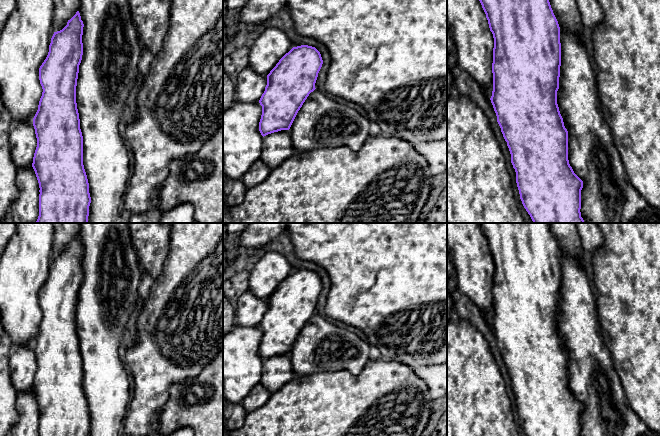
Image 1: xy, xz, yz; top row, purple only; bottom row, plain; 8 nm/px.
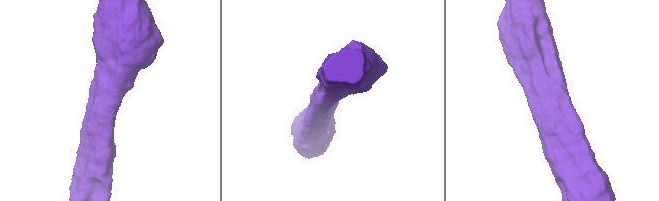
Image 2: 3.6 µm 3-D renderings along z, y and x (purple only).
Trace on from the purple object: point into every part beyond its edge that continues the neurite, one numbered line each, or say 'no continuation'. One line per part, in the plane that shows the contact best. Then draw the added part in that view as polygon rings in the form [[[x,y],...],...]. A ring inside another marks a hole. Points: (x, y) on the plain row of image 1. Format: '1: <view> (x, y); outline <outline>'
1: xy (108, 294); outline [[[81,223],[83,279],[76,327],[83,360],[83,389],[89,407],[89,436],[122,436],[129,406],[129,372],[119,347],[138,300],[141,271],[127,223]]]

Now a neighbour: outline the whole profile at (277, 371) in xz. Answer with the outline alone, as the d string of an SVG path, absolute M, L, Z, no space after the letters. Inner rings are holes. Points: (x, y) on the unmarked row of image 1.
M281 354L263 361L260 384L272 394L282 389L295 376L289 354Z

